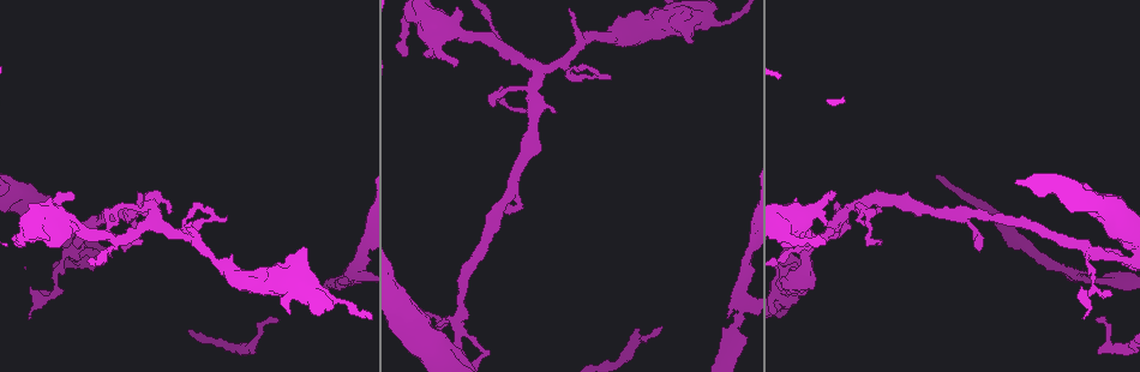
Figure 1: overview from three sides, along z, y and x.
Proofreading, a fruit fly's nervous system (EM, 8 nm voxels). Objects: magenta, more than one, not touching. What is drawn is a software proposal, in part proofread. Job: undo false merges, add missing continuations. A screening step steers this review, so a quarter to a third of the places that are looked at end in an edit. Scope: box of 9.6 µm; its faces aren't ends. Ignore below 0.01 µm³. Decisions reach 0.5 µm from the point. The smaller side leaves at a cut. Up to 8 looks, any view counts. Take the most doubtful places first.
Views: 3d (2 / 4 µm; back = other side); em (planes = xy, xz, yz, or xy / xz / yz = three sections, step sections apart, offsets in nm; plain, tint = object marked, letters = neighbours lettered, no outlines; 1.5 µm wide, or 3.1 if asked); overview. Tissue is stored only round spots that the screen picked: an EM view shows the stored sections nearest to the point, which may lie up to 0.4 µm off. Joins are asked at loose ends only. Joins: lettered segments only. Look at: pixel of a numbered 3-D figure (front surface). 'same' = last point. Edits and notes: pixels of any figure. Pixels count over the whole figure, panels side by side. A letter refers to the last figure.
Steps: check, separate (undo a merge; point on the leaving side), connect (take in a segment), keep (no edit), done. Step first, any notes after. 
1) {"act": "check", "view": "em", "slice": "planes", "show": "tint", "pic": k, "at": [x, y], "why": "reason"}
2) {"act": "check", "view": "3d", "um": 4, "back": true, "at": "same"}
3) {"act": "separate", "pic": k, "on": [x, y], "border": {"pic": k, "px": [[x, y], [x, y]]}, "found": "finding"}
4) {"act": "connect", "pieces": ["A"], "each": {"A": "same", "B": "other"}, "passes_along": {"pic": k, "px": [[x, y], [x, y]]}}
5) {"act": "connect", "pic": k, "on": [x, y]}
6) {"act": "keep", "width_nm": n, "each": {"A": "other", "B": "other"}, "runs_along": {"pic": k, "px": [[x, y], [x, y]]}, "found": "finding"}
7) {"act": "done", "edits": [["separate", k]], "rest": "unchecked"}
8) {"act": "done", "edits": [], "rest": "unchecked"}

{"act": "check", "view": "em", "slice": "planes", "show": "tint", "pic": 1, "at": [75, 250], "why": "sudden change in width"}

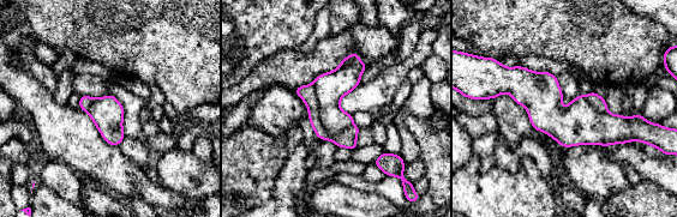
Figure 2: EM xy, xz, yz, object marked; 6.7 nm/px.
{"act": "check", "view": "em", "slice": "planes", "show": "letters", "at": "same", "why": "see the neighbours"}

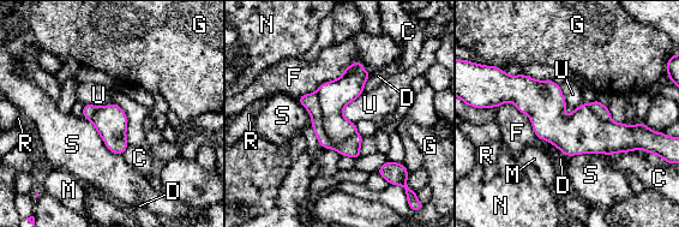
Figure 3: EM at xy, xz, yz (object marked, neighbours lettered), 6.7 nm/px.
{"act": "separate", "pic": 3, "on": [310, 101], "each": {"C": "other", "D": "other", "F": "other", "G": "other", "M": "other", "N": "other", "R": "other", "S": "other", "U": "other"}, "border": {"pic": 3, "px": [[316, 93], [329, 148]]}, "found": "two neurons meet here"}

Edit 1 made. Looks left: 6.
{"act": "check", "view": "overview", "why": "redraw"}

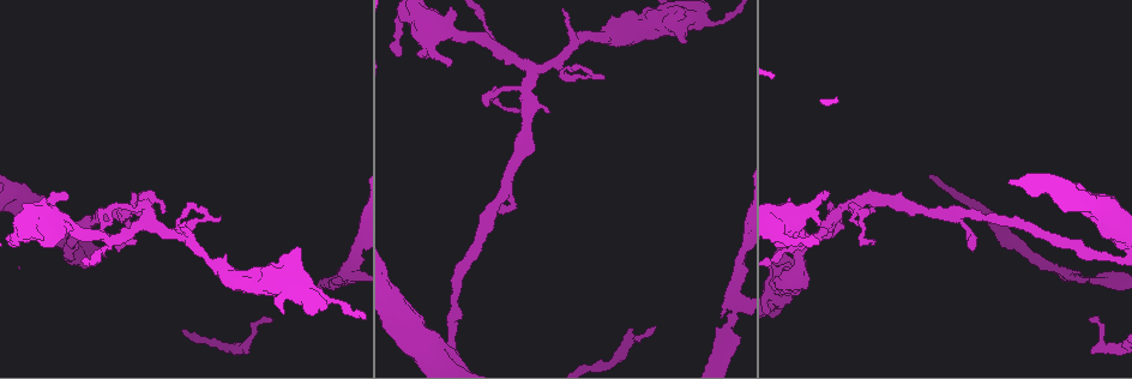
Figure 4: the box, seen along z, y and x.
{"act": "check", "view": "3d", "um": 4, "pic": 4, "at": [502, 197], "why": "narrows sharply"}

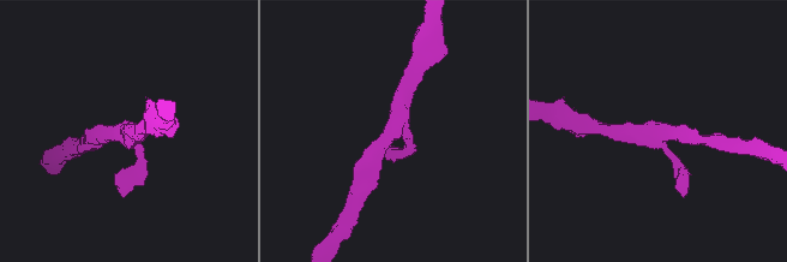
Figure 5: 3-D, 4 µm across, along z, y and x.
{"act": "check", "view": "em", "slice": "planes", "show": "letters", "pic": 5, "at": [659, 132], "why": "need the tissue"}

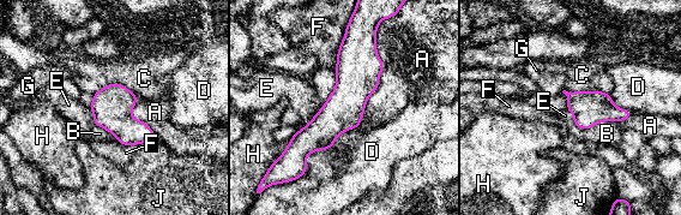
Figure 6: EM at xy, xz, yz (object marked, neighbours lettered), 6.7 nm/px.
{"act": "keep", "each": {"A": "other", "B": "other", "C": "other", "D": "other", "E": "other", "F": "other", "G": "other", "H": "other", "J": "other"}, "runs_along": {"pic": 6, "px": [[350, 34], [350, 96], [302, 163]]}, "found": "continuous, no second neuron"}

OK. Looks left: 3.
{"act": "check", "view": "em", "slice": "planes", "show": "letters", "pic": 4, "at": [62, 195], "why": "an open end"}

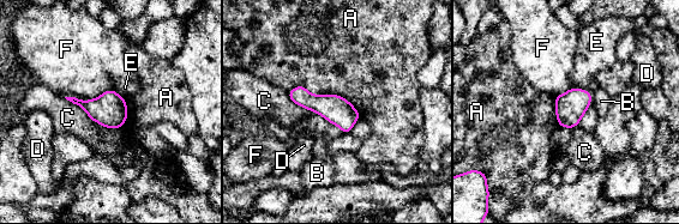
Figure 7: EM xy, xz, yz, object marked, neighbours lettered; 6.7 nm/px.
{"act": "keep", "each": {"A": "other", "B": "other", "C": "other", "D": "other", "E": "other", "F": "other"}, "border": {"pic": 7, "px": [[288, 91], [337, 94], [360, 116]]}, "found": "none of them fits"}

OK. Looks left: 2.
{"act": "done", "edits": [["separate", 3]], "rest": "unchecked"}

